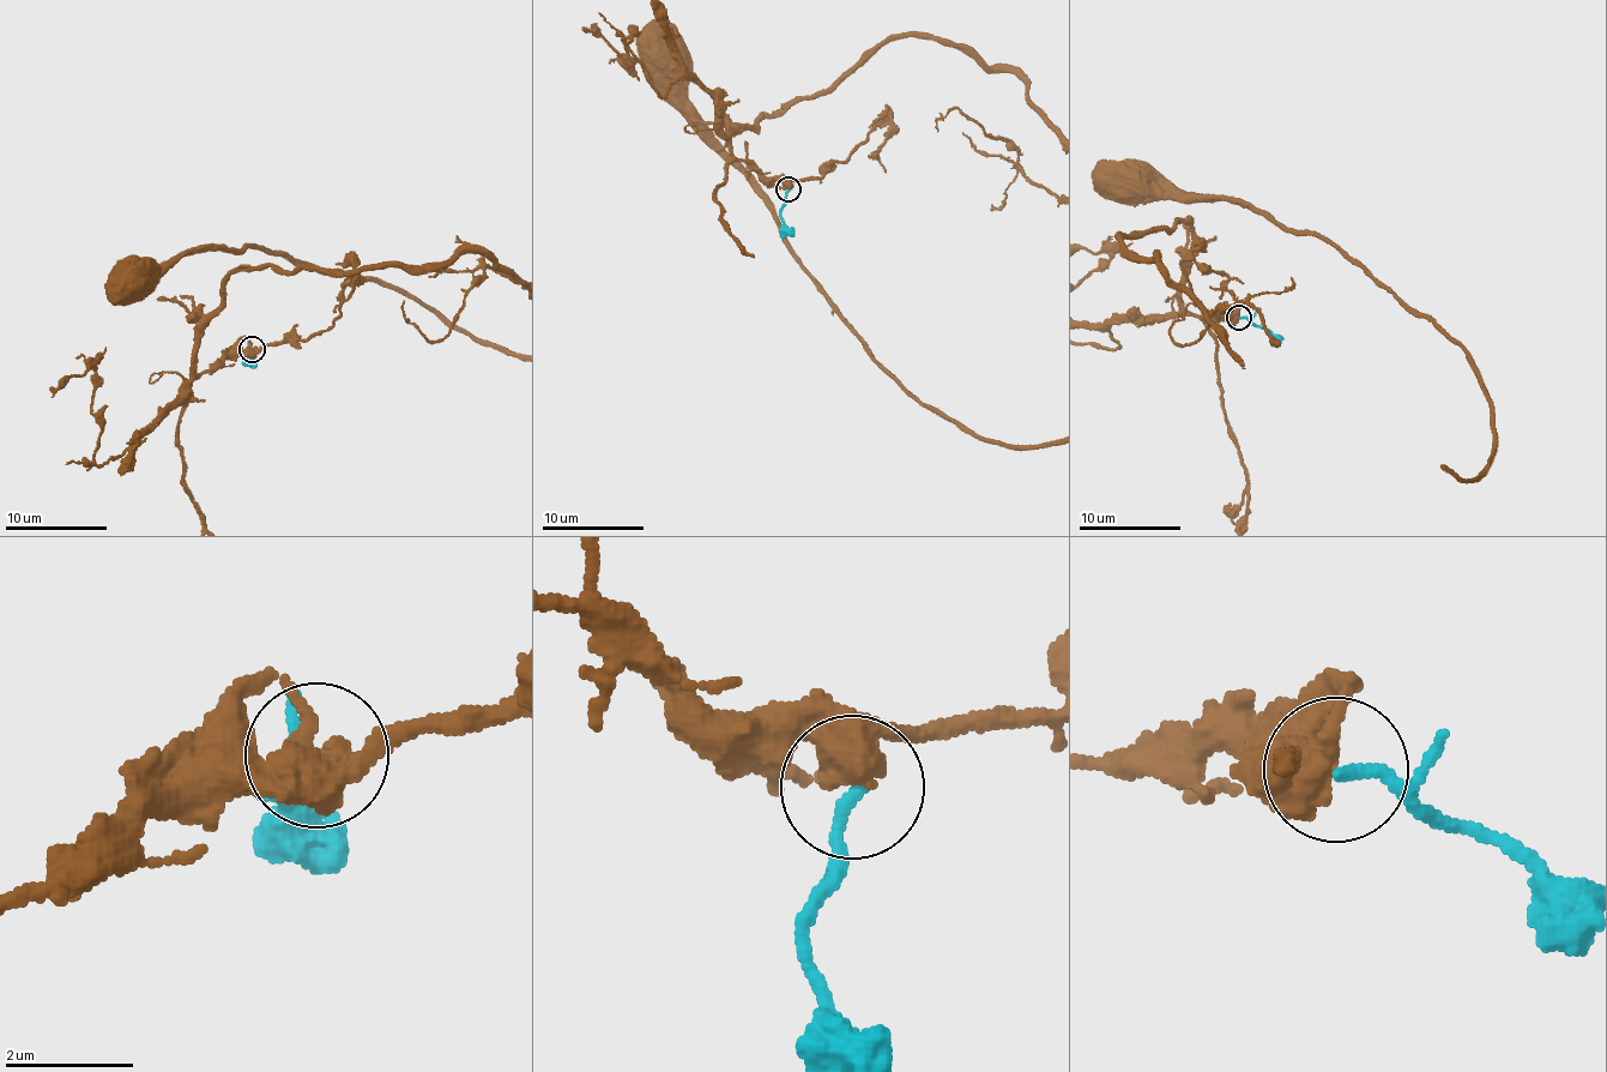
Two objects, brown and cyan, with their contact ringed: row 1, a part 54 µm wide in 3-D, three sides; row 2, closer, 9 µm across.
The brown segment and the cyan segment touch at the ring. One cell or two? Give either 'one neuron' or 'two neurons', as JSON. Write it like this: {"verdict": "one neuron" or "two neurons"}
{"verdict": "two neurons"}

